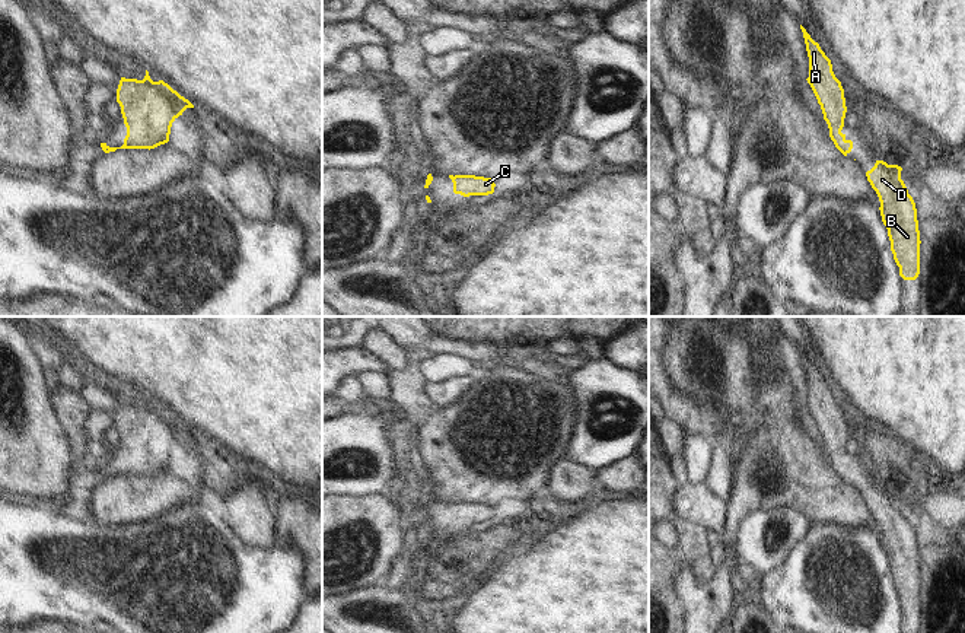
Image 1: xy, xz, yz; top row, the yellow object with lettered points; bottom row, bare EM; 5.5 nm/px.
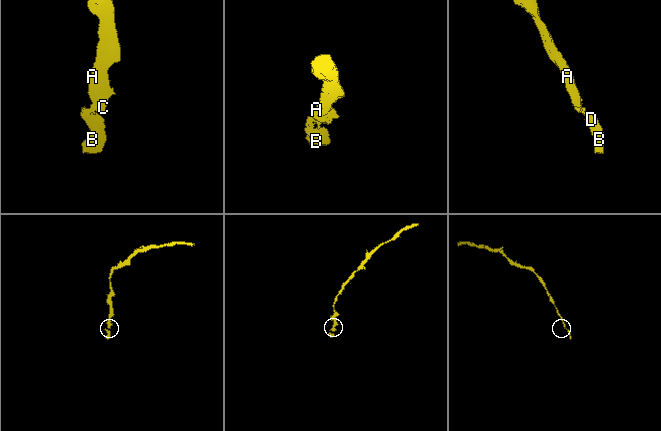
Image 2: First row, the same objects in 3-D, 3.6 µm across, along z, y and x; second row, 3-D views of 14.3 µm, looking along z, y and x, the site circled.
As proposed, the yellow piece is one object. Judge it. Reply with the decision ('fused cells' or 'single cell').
single cell

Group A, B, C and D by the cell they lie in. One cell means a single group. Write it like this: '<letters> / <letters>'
A B C D

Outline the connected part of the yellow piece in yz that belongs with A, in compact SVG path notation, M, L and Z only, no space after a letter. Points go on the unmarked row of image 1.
M802 352L800 356L809 384L809 404L806 407L821 432L831 467L847 483L853 475L853 468L847 467L845 461L841 459L847 439L844 416L832 398L831 387L821 376L819 370L810 365Z

